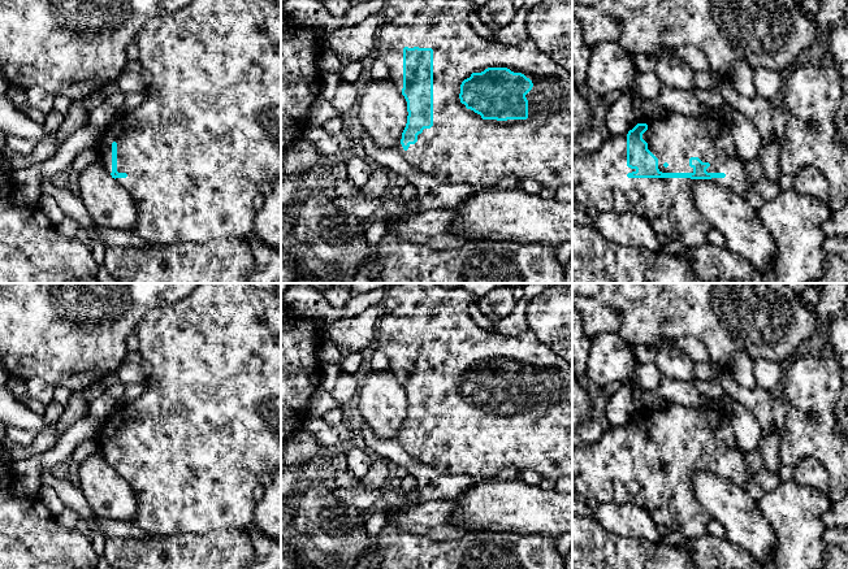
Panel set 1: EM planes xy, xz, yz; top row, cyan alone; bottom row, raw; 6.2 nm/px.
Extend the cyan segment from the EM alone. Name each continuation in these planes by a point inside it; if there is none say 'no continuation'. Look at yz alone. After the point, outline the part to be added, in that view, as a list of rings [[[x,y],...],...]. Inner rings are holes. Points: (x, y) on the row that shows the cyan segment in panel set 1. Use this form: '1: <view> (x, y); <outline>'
1: yz (674, 138); [[[666,113],[643,134],[648,149],[658,158],[662,173],[693,173],[691,157],[709,162],[708,173],[724,173],[710,181],[747,196],[750,188],[743,160],[736,155],[730,121],[721,114],[687,117]]]

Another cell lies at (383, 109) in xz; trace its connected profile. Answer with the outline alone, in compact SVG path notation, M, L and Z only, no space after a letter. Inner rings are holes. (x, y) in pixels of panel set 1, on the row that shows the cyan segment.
M390 79L360 82L358 112L362 126L381 148L398 147L407 123L407 101Z

